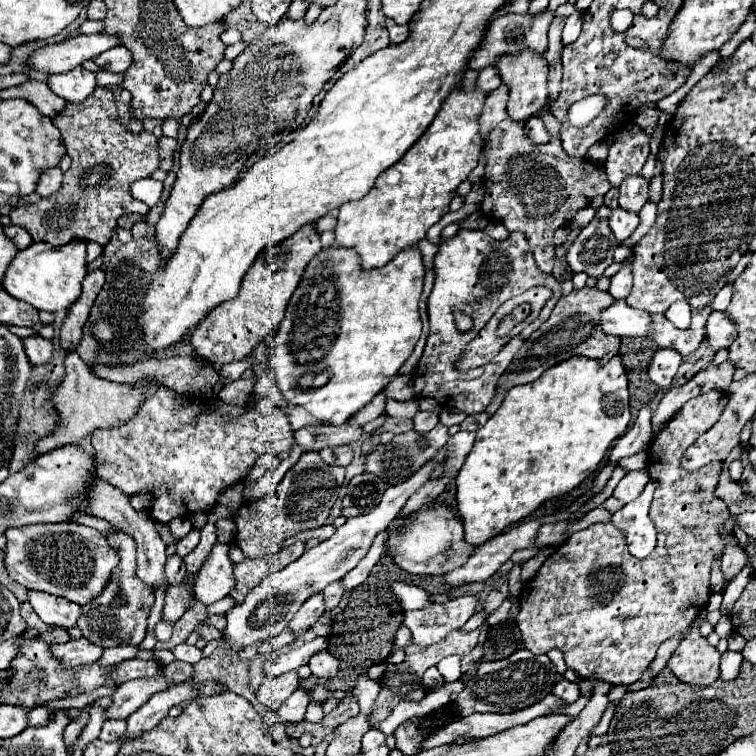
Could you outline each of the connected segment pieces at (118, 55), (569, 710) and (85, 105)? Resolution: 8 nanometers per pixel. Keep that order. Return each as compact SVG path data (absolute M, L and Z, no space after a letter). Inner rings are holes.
M116 46L116 48L106 50L100 56L96 56L94 62L102 70L108 70L108 72L126 72L132 64L132 54L124 46Z
M588 693L586 696L580 696L575 703L563 706L562 708L557 708L551 712L576 717L583 710L591 696L592 693Z
M96 86L92 96L88 96L84 102L78 102L78 104L68 102L66 108L62 112L58 112L56 118L52 118L52 122L62 134L66 152L72 158L72 168L64 174L62 188L58 190L58 194L50 194L34 204L26 204L26 206L22 204L22 206L12 208L10 220L12 220L12 224L24 226L30 232L30 236L34 238L34 242L48 242L56 248L64 246L72 240L98 242L98 244L106 246L120 216L124 216L124 214L142 214L144 216L150 210L144 202L136 200L130 194L130 184L140 178L150 178L158 170L158 164L160 164L158 140L152 132L146 132L146 130L142 130L140 134L128 132L118 120L114 92L104 86Z

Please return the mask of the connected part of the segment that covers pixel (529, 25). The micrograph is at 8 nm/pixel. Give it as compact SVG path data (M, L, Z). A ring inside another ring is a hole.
M540 12L536 16L530 16L530 14L498 14L490 20L488 28L486 28L486 36L482 38L476 54L472 54L470 62L468 62L468 68L470 70L484 70L486 66L492 66L496 62L498 56L502 54L520 54L522 48L530 48L530 50L536 50L536 52L544 52L546 46L548 46L548 40L546 40L546 32L548 32L548 26L550 22L554 20L554 12Z

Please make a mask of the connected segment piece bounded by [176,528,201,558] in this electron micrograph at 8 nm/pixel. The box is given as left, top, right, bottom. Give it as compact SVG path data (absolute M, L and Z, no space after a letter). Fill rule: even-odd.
M193 528L186 536L177 542L176 553L182 558L188 555L198 545L200 533L200 530Z

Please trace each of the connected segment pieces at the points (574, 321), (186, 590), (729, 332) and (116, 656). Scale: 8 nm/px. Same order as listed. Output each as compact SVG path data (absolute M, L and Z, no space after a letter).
M596 286L572 290L568 296L562 296L558 300L558 304L554 306L550 318L538 330L532 332L532 336L522 344L522 348L514 356L512 364L508 366L510 376L498 386L496 396L492 398L492 402L486 408L486 414L492 416L500 408L500 404L506 398L510 388L538 380L550 366L556 366L558 362L564 362L572 356L586 356L586 358L594 358L594 360L600 360L602 364L606 364L610 358L618 356L622 340L618 336L608 336L600 326L602 310L612 304L614 304L614 298L608 292L600 292Z
M194 582L190 584L190 586L186 586L186 584L180 584L180 586L170 586L168 590L166 590L166 602L164 602L164 608L162 608L162 620L164 622L176 622L176 620L180 620L180 616L186 612L186 606L188 606L188 600L194 596L192 592L192 586L194 586Z
M712 312L706 324L706 338L712 346L714 354L722 348L728 348L736 338L736 326L732 320L726 318L724 312Z
M116 646L116 648L108 648L102 652L102 658L98 660L98 664L102 666L112 666L124 660L130 660L138 654L138 646Z

